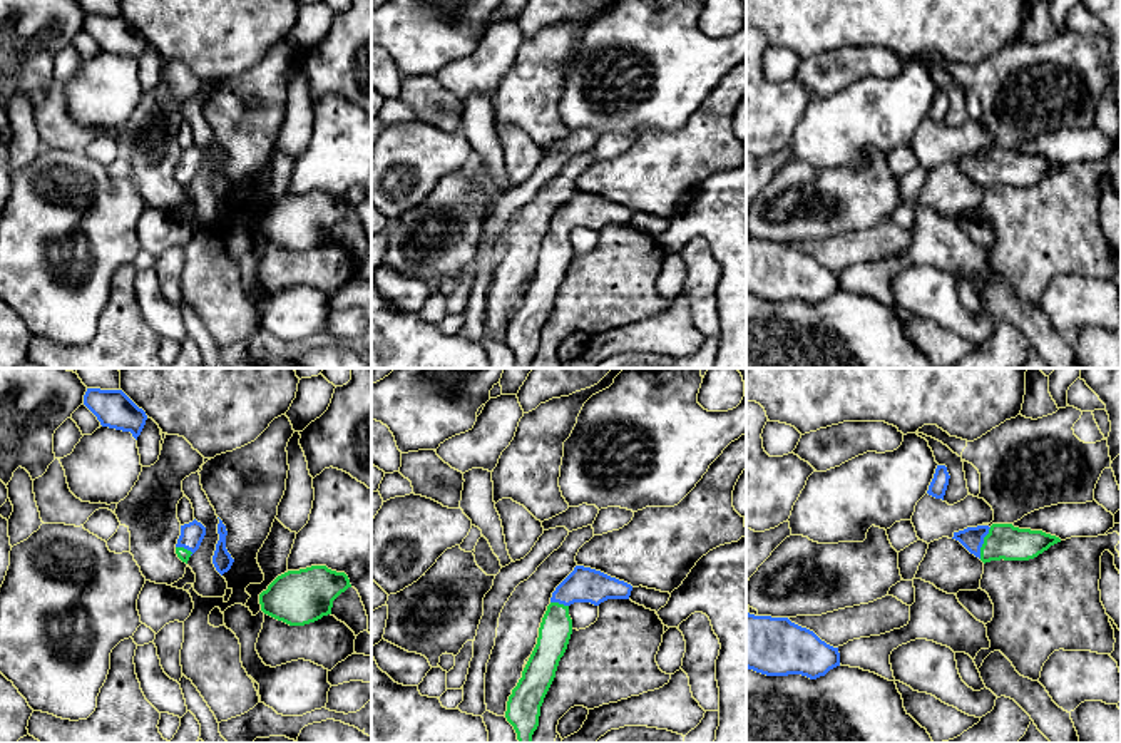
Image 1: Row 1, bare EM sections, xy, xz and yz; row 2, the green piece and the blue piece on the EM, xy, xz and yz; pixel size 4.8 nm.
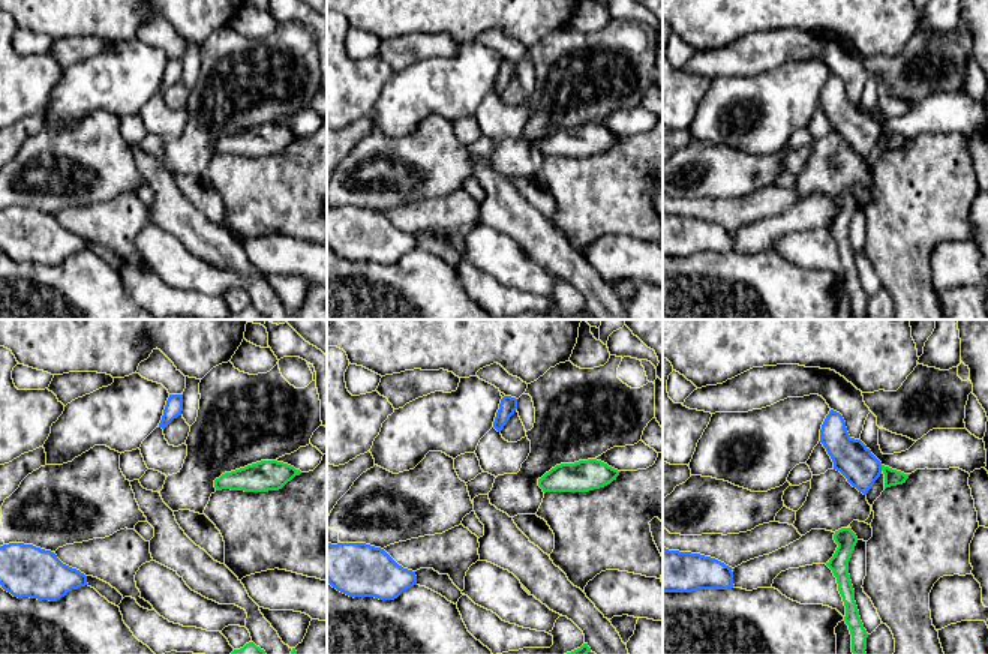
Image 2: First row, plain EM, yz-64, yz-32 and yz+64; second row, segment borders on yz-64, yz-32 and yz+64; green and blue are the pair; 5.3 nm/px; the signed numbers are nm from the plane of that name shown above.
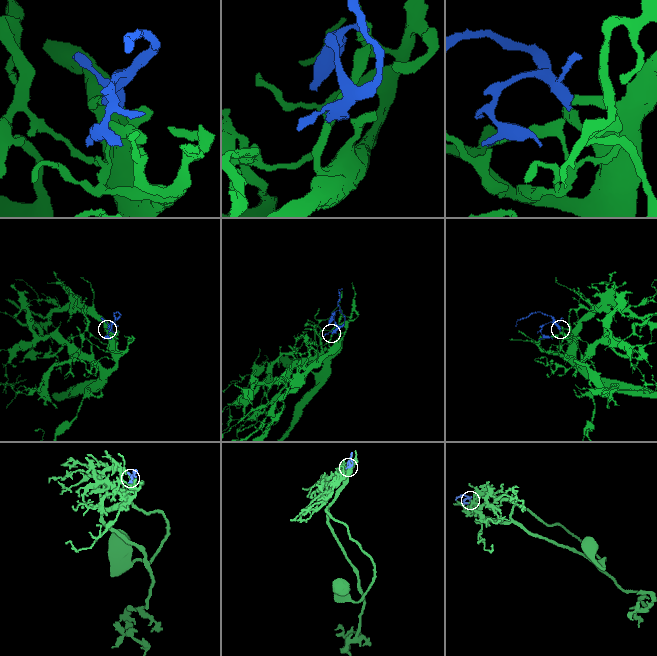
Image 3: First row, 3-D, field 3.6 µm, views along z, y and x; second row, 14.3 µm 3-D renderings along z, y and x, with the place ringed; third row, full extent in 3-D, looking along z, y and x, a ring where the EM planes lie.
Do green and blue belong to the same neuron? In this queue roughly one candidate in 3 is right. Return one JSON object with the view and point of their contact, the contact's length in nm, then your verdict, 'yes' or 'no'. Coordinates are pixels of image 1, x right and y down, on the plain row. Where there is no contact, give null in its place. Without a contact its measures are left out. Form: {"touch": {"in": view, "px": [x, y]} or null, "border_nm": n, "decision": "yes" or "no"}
{"touch": {"in": "yz", "px": [984, 168]}, "border_nm": 160, "decision": "yes"}

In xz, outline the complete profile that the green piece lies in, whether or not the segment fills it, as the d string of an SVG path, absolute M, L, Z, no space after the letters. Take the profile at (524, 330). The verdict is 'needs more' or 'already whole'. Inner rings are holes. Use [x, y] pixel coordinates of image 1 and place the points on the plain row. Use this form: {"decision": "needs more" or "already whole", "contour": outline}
{"decision": "needs more", "contour": "M576 191L555 213L539 253L537 269L507 326L505 343L514 351L519 368L532 368L540 331L567 274L572 259L569 231L574 228L599 231L607 224L629 224L631 216L631 209L584 191Z"}

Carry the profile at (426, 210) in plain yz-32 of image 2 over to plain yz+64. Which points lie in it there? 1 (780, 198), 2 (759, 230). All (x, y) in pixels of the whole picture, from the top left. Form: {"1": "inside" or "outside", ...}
{"1": "inside", "2": "outside"}

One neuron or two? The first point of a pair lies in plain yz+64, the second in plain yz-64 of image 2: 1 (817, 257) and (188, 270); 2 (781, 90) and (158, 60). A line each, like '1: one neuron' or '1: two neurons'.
1: one neuron
2: one neuron

